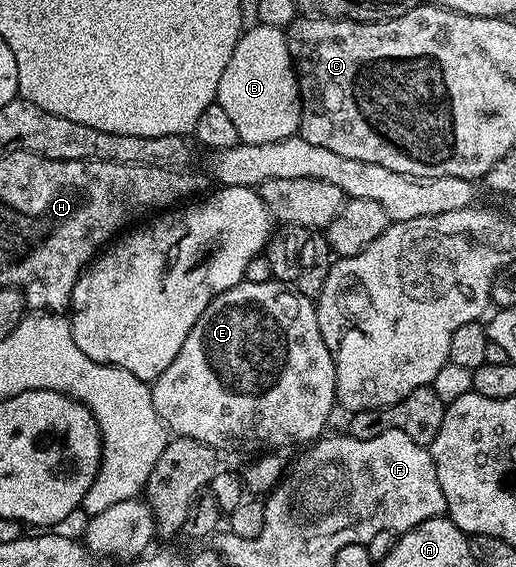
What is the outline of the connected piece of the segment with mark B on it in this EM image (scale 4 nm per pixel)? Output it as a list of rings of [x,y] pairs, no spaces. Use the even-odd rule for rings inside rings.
[[[261,22],[255,26],[247,26],[236,41],[236,49],[232,49],[232,57],[228,57],[228,66],[220,77],[216,102],[228,112],[241,142],[264,145],[299,134],[302,96],[298,93],[298,76],[288,53],[285,30]]]

